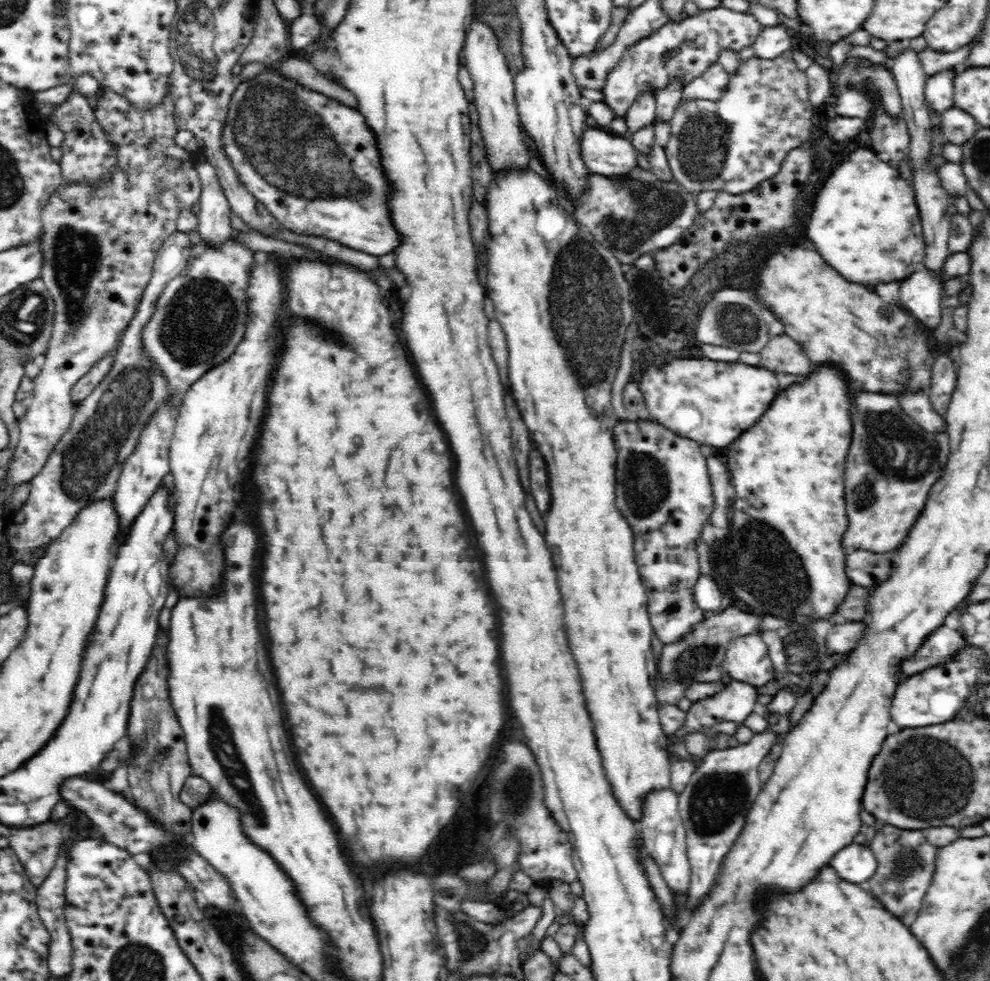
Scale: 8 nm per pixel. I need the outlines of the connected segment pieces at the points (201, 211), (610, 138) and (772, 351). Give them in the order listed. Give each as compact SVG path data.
M202 160L196 161L195 168L202 188L199 202L196 204L197 229L202 240L212 245L219 245L230 233L234 232L230 219L233 214L232 207L220 184L216 169Z
M587 126L579 147L590 174L612 179L630 178L637 165L635 146L628 137L618 137L606 129Z
M771 336L767 347L760 350L760 364L764 364L764 368L772 368L772 372L776 374L808 374L810 372L808 356L804 354L800 344L794 344L788 336Z

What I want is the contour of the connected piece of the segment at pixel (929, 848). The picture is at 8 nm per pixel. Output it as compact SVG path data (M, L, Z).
M884 823L881 831L871 835L870 849L877 858L875 876L868 880L866 886L885 908L896 916L906 912L918 911L923 898L931 886L935 872L935 856L939 852L930 844L922 831L901 830Z

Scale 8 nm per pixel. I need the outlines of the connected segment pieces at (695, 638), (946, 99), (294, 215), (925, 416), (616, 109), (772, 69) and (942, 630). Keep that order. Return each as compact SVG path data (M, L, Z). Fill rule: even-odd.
M731 606L719 616L708 614L704 622L696 624L694 630L678 644L664 644L660 652L660 672L656 674L656 695L658 706L675 704L684 697L684 686L693 682L717 682L722 678L722 659L728 643L739 636L746 636L758 631L762 618L756 613L747 613Z
M944 68L926 79L925 102L938 113L955 107L952 96L955 76L956 73L952 68Z
M266 68L260 74L238 84L232 94L228 116L225 117L221 142L221 150L232 162L237 178L281 226L302 236L328 238L348 248L379 257L392 254L400 248L402 235L392 223L394 217L390 209L394 192L392 181L382 167L376 133L357 109L348 108L348 105L338 100L294 83L292 79L280 77L274 69Z
M926 391L914 393L896 393L904 414L907 414L916 424L928 432L946 431L947 424L944 417L940 416L930 405Z
M724 8L706 10L700 14L700 18L688 18L684 22L667 22L656 32L625 48L620 61L609 72L601 88L605 94L604 103L608 103L615 117L625 116L628 108L640 94L644 92L654 94L674 79L680 79L682 83L688 84L690 80L700 76L710 62L718 58L718 51L721 48L738 53L744 46L754 44L761 28L762 26L754 20L754 16L736 14Z
M791 50L772 60L756 56L741 60L739 67L729 73L728 83L717 101L700 98L681 100L669 120L670 138L664 144L673 178L690 193L728 192L732 195L754 190L758 184L774 178L790 150L801 148L812 135L813 104L809 99L807 74L795 63Z
M941 625L940 628L934 629L924 641L921 642L920 648L916 650L914 658L904 664L902 674L912 676L914 672L921 672L932 665L945 663L953 659L957 652L965 647L966 641L961 631Z

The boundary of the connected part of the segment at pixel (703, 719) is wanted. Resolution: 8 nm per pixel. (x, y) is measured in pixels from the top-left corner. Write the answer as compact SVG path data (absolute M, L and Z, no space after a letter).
M732 680L723 689L693 702L686 711L685 725L675 733L684 738L688 732L712 727L723 720L741 725L752 712L761 710L760 695L757 686Z

